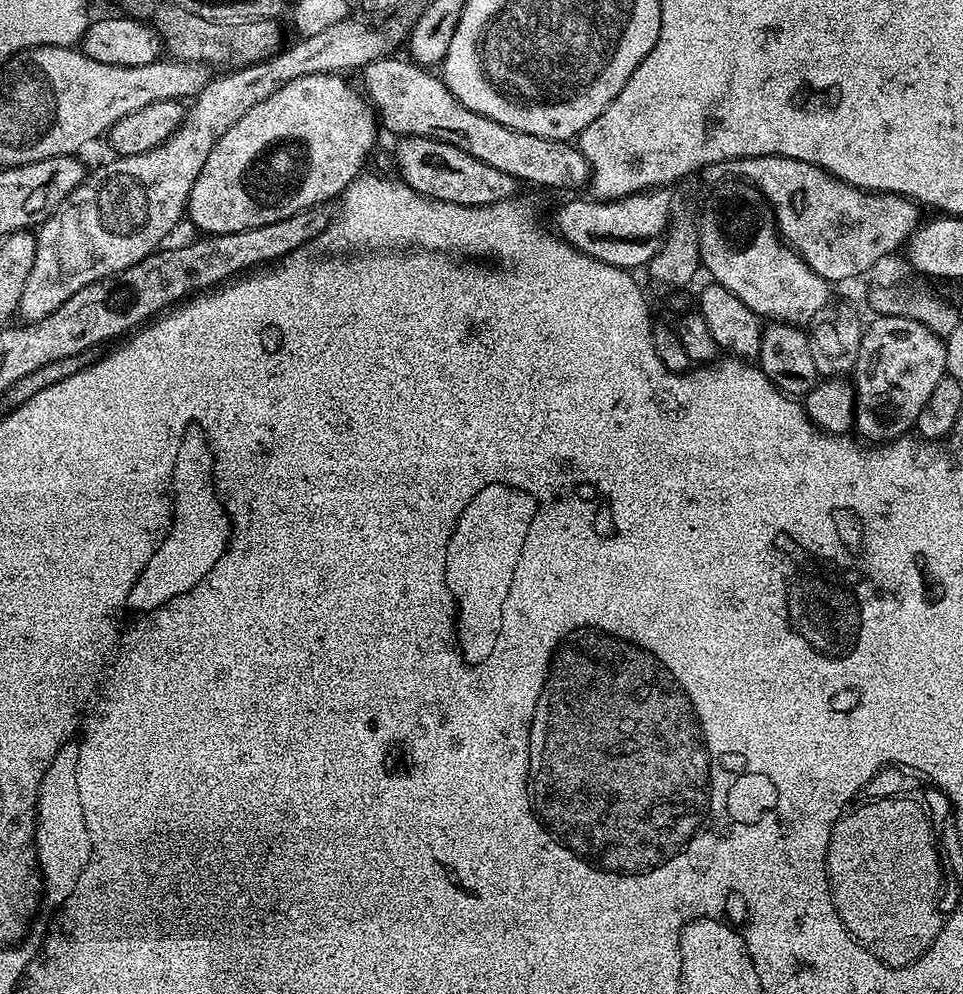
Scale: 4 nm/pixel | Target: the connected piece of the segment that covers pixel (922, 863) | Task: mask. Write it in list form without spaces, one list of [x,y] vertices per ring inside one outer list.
[[[889,798],[887,800],[868,800],[864,802],[861,808],[853,807],[851,810],[845,811],[844,815],[840,817],[840,820],[834,826],[834,830],[830,834],[830,842],[828,843],[828,890],[832,893],[832,901],[834,906],[838,910],[838,918],[842,918],[842,922],[846,926],[846,930],[851,934],[855,940],[857,940],[863,948],[868,949],[869,952],[873,952],[883,964],[889,964],[891,968],[905,968],[907,964],[912,964],[918,959],[922,953],[927,952],[928,948],[936,940],[941,939],[942,936],[942,915],[940,916],[940,910],[938,908],[938,888],[940,886],[940,856],[936,853],[936,840],[932,837],[932,824],[924,817],[924,812],[915,804],[914,801],[908,800],[909,798]]]

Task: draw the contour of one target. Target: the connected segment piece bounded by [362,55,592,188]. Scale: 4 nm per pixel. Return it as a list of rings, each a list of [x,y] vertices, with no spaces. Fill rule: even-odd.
[[[395,55],[370,62],[362,70],[366,99],[372,105],[379,123],[396,138],[405,136],[434,136],[453,144],[458,150],[510,174],[517,182],[537,184],[540,188],[580,188],[592,179],[592,168],[575,143],[566,140],[538,138],[538,134],[522,134],[522,130],[510,130],[494,118],[474,114],[466,110],[454,94],[444,85],[435,71],[413,62],[396,60]]]

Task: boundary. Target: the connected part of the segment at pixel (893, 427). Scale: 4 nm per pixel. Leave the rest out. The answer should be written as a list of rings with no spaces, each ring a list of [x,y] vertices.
[[[879,316],[872,318],[872,322],[865,325],[865,328],[861,331],[858,358],[856,359],[855,366],[852,371],[852,385],[856,392],[856,418],[854,421],[855,431],[858,433],[865,441],[877,444],[885,443],[889,440],[899,439],[901,436],[905,435],[908,431],[913,429],[916,423],[917,416],[922,410],[922,406],[926,404],[930,394],[934,392],[935,386],[938,386],[938,382],[941,381],[944,375],[947,373],[946,364],[946,354],[944,340],[938,337],[934,332],[932,332],[924,323],[920,321],[915,321],[913,318],[907,316]]]

